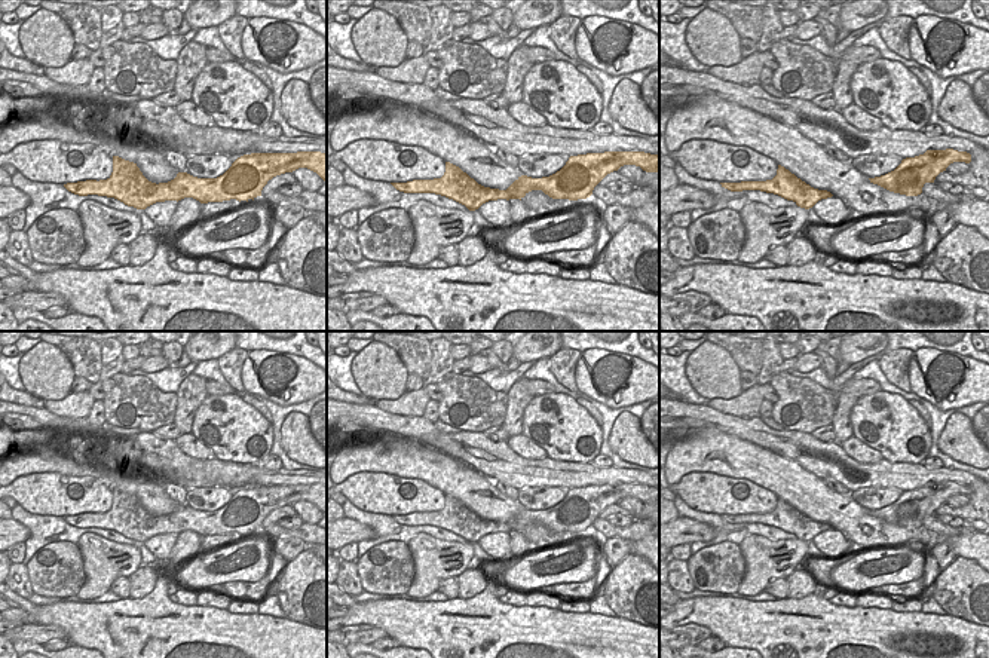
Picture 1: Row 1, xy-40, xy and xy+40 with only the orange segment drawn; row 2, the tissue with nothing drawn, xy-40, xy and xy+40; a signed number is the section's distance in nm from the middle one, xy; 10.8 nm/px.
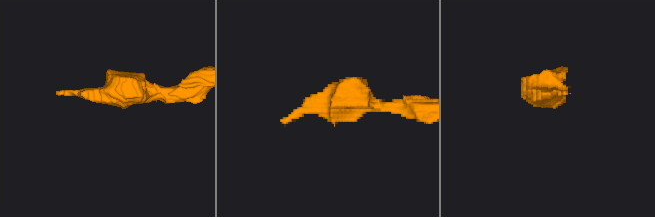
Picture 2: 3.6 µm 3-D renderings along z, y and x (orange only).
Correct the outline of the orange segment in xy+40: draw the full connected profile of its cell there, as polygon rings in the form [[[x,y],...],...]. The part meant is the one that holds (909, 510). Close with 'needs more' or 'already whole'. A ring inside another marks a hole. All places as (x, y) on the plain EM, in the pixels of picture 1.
[[[953,481],[927,483],[924,487],[903,492],[894,504],[869,512],[890,524],[918,529],[925,515],[934,515],[936,509],[953,495],[970,496],[971,487]]]; already whole

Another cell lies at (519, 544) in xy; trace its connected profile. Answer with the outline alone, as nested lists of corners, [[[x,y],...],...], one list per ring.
[[[509,532],[511,533],[511,557],[520,557],[530,551],[530,544],[520,532]]]

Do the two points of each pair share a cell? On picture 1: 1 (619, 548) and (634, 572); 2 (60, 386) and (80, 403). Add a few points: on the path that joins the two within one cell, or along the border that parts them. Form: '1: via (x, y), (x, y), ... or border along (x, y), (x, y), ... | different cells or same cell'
1: border along (630, 553), (612, 568) | different cells
2: border along (70, 391), (60, 400), (45, 401) | different cells

